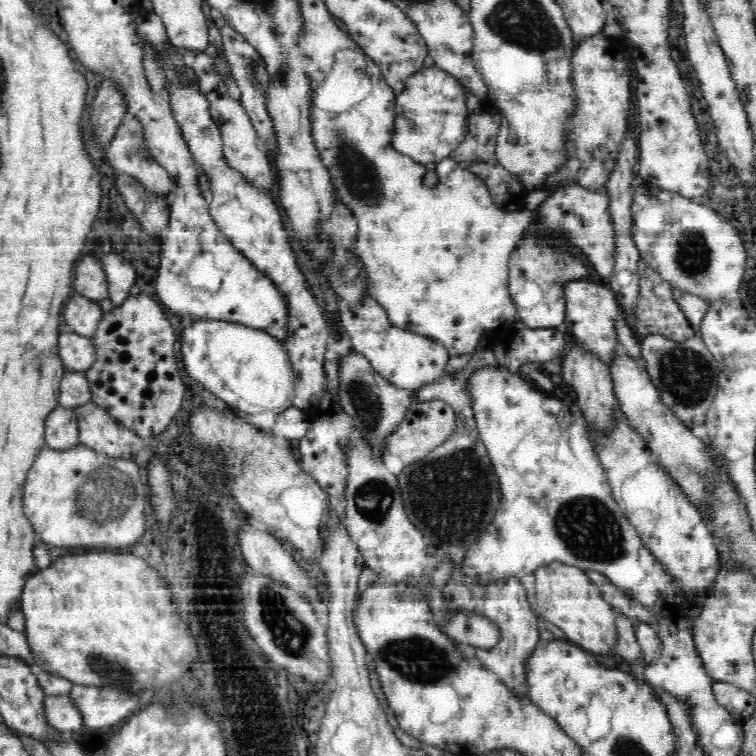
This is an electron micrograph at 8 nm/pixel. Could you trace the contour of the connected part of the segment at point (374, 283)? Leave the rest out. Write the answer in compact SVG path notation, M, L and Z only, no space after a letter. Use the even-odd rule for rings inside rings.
M386 82L376 84L374 92L368 95L366 100L361 100L358 104L354 104L348 109L348 112L330 112L327 107L319 101L313 101L310 96L306 96L305 110L307 112L307 122L310 123L310 138L314 143L324 167L328 172L332 172L332 186L340 205L346 207L346 211L350 210L354 216L355 226L358 222L358 232L355 233L355 249L356 255L359 256L368 268L368 276L370 276L370 294L378 304L381 304L388 313L390 320L397 325L398 328L414 332L414 334L423 335L438 342L447 352L450 358L462 358L462 356L475 356L478 348L482 346L482 342L488 345L497 330L508 330L510 326L517 320L517 310L514 308L513 300L510 300L509 293L509 274L508 274L508 256L514 252L514 244L522 236L523 229L534 218L535 212L526 208L514 212L506 212L499 209L497 204L491 199L489 190L483 180L480 180L471 169L465 164L458 163L450 156L436 162L435 170L438 176L438 184L431 188L427 184L427 170L421 162L410 158L398 149L393 147L394 137L397 135L395 106L397 97L394 89Z

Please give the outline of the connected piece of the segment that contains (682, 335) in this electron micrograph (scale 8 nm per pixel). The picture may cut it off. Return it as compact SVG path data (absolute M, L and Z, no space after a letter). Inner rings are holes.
M640 259L637 267L637 273L640 275L641 295L636 309L636 322L634 322L634 325L630 323L637 337L644 339L652 333L657 333L678 343L692 339L695 334L694 330L688 322L688 318L682 312L682 308L674 301L673 288L670 284L664 281L644 260Z

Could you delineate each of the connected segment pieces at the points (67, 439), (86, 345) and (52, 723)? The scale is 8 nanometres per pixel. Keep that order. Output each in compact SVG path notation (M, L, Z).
M56 406L44 420L45 446L55 451L68 451L78 445L78 423L74 411Z
M59 334L58 355L66 371L83 373L95 360L90 338L72 334Z
M67 695L44 696L42 700L42 715L46 725L52 727L60 734L73 733L82 728L82 717L74 710Z

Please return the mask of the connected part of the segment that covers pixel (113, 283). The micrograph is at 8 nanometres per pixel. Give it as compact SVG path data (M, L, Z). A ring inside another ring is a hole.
M106 255L101 261L106 275L107 298L110 299L113 308L118 308L128 297L137 281L137 272L132 264L118 255Z

